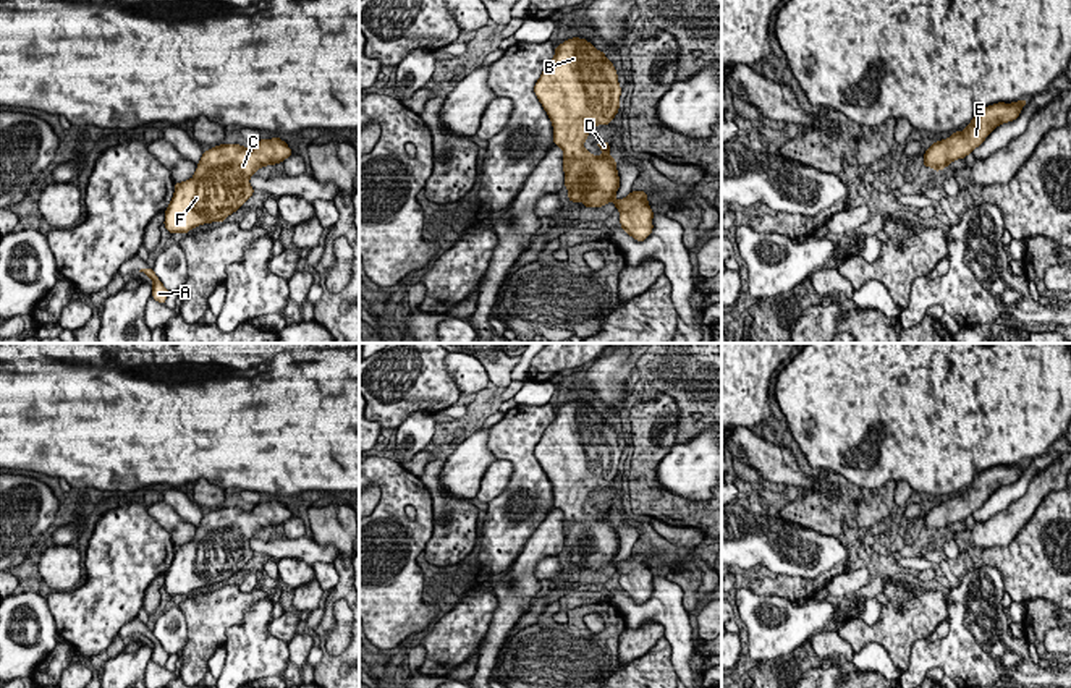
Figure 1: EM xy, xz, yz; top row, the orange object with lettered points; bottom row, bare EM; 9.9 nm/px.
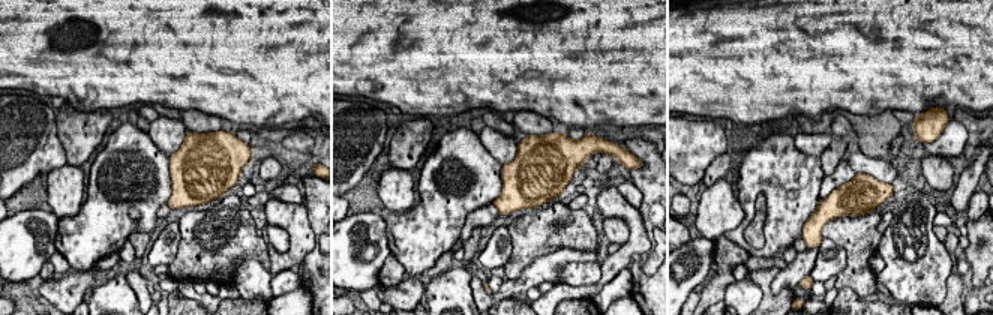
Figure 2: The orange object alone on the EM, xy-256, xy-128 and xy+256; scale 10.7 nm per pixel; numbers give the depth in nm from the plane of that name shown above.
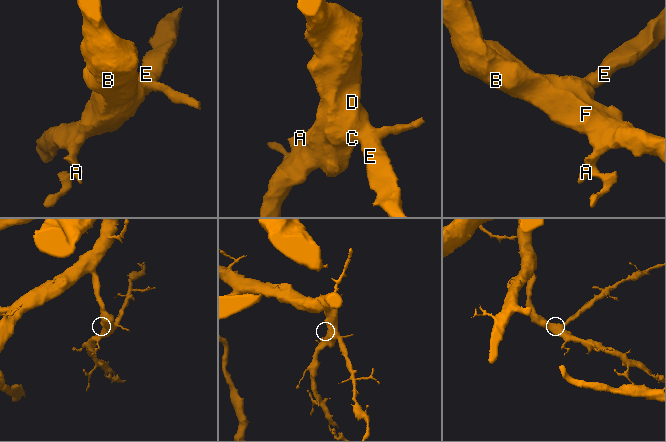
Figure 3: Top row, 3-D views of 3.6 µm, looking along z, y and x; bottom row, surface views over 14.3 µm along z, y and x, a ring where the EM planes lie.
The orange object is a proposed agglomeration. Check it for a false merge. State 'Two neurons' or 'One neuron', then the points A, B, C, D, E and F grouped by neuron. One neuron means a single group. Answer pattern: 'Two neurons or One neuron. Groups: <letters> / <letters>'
One neuron. Groups: A B C D E F

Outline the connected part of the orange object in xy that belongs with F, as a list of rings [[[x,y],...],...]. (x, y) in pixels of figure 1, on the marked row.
[[[280,138],[260,139],[251,147],[220,144],[204,151],[194,176],[175,183],[173,199],[165,210],[165,228],[168,233],[188,233],[202,223],[223,222],[254,194],[249,176],[291,154]]]

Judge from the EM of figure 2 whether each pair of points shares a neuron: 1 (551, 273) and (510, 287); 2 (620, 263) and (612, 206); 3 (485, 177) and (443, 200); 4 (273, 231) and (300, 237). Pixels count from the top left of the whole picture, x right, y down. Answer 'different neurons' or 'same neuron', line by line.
1: same neuron
2: same neuron
3: same neuron
4: different neurons

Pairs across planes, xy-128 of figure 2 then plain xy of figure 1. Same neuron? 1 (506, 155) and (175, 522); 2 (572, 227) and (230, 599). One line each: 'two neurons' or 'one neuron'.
1: one neuron
2: one neuron

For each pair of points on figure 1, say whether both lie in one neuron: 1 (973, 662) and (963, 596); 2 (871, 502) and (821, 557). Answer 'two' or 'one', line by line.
1: one
2: two

